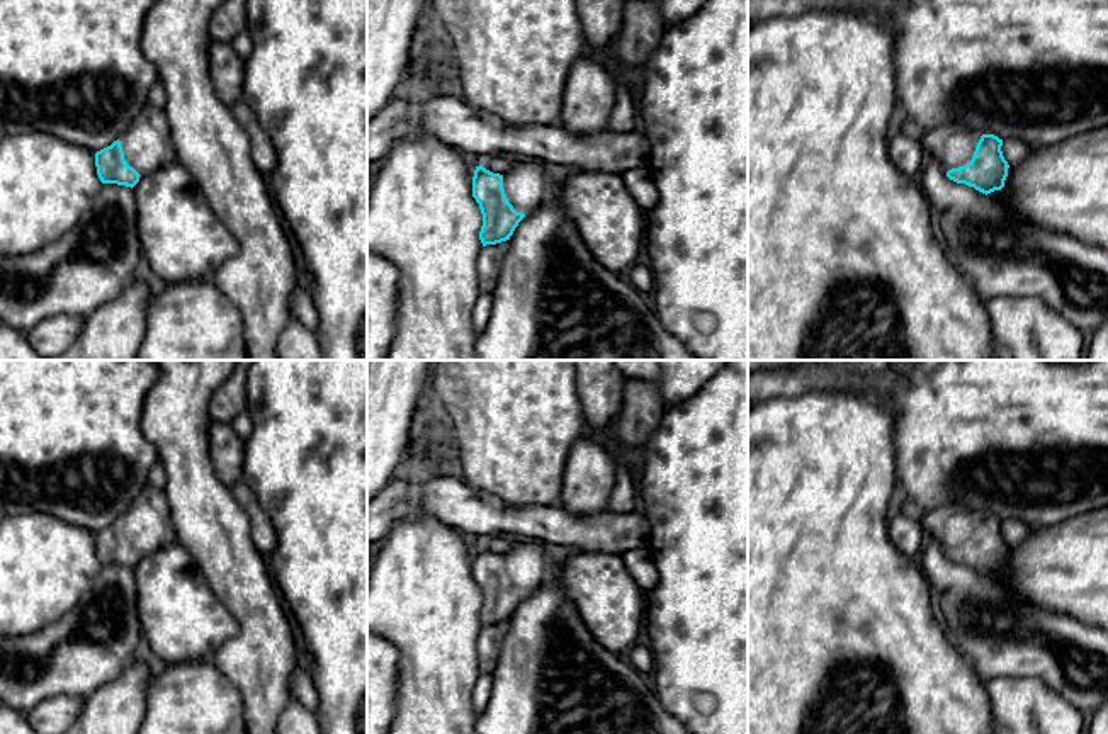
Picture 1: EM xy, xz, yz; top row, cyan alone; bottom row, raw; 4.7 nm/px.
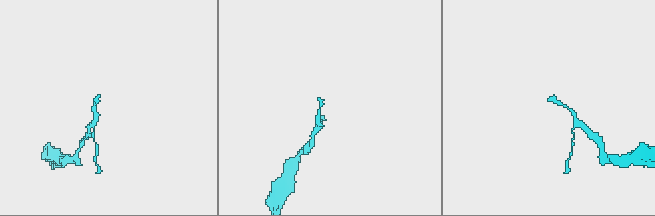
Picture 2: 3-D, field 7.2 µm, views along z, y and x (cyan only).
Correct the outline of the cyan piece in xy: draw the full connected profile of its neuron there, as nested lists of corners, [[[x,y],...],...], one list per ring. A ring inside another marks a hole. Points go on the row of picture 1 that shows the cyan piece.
[[[150,104],[117,141],[95,153],[100,182],[131,189],[143,175],[173,161],[177,161],[177,155],[167,116]]]

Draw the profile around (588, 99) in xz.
[[[588,49],[569,70],[559,124],[576,134],[608,129],[617,85],[603,65],[603,54]]]

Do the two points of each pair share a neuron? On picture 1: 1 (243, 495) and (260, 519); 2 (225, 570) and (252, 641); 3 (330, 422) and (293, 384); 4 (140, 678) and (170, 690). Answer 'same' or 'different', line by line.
1: same
2: same
3: same
4: different

